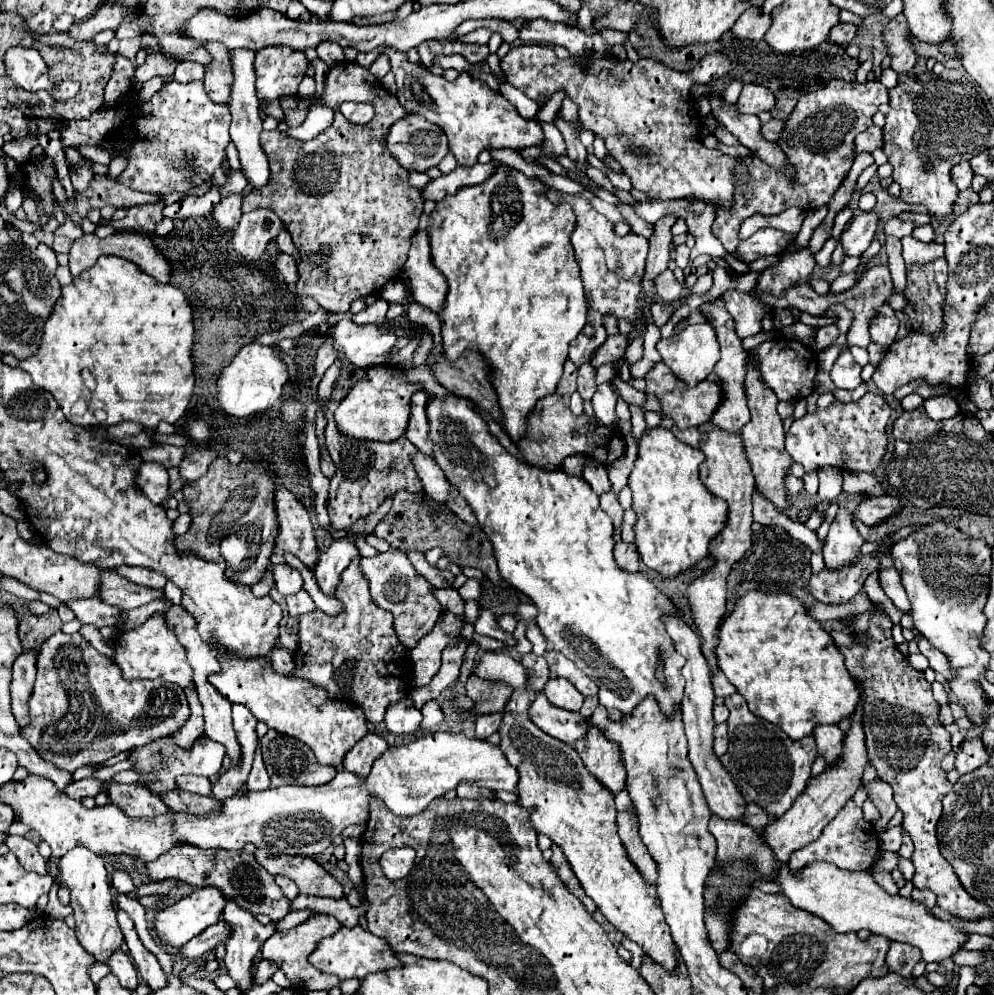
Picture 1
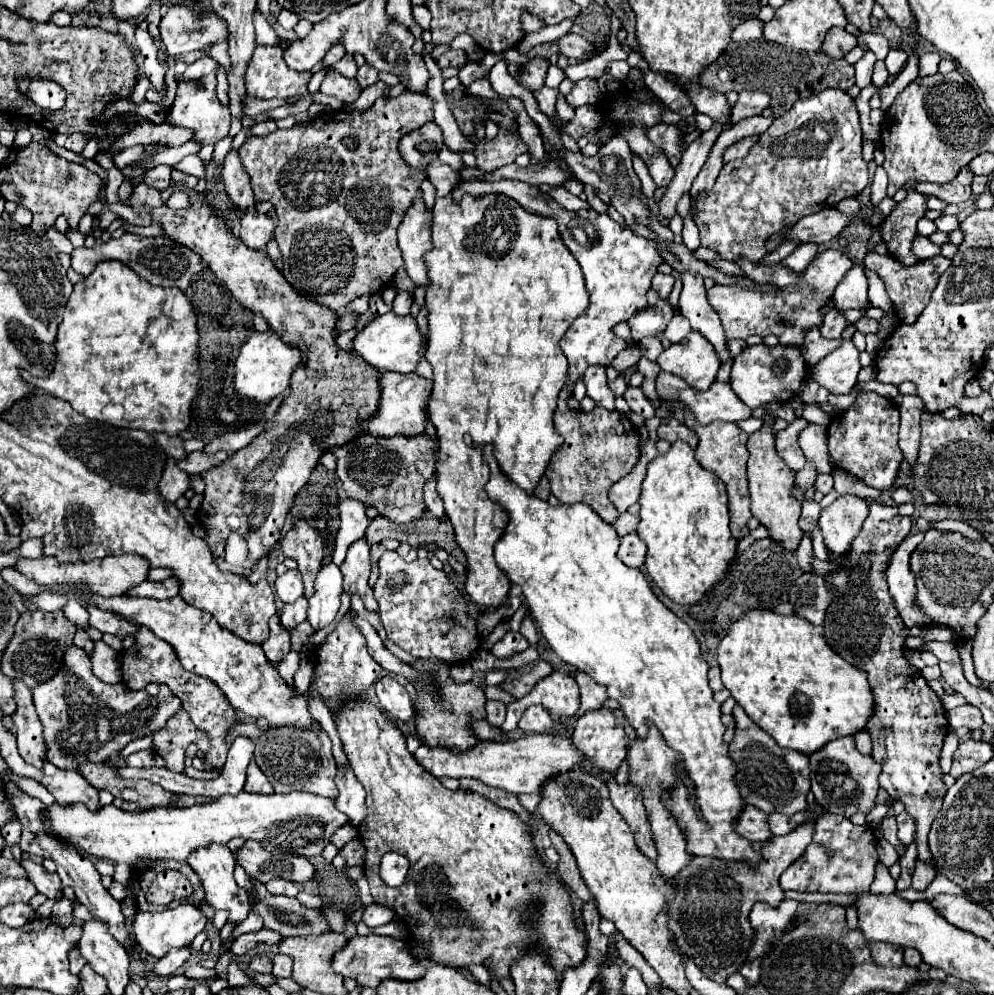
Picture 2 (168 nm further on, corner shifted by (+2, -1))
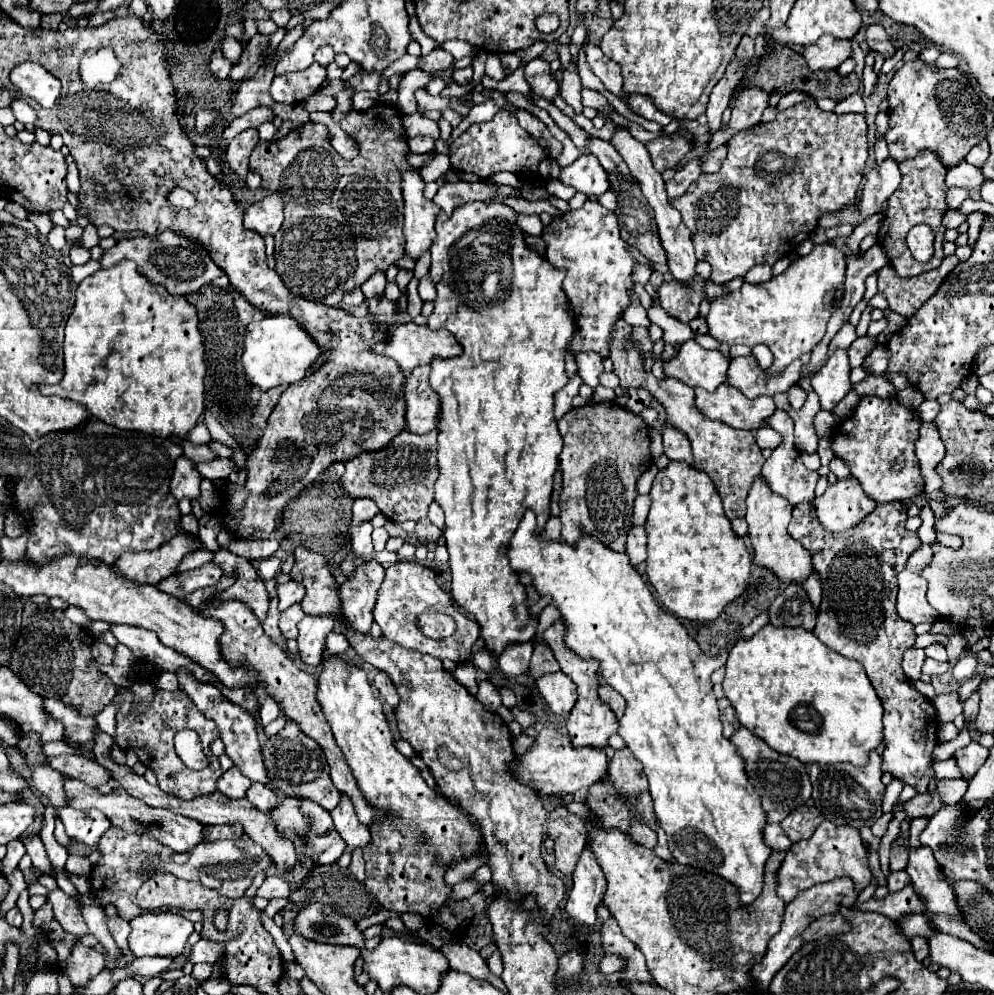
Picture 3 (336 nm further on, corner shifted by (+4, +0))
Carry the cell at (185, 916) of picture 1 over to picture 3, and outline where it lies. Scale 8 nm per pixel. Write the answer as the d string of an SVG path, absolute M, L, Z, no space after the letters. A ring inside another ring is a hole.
M140 914L132 922L128 948L136 958L142 956L168 956L176 958L184 952L194 924L176 914Z

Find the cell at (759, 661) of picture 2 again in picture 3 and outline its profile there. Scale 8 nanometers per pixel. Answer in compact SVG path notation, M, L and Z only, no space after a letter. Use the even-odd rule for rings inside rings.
M766 624L750 640L740 640L728 654L724 694L736 710L736 718L772 750L794 756L802 764L848 762L866 766L870 750L882 744L882 704L866 672L856 660L844 658L824 646L804 628L774 628Z

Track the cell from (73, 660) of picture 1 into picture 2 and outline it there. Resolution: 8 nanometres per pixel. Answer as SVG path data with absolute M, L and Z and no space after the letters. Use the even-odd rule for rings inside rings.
M68 645L68 649L64 651L64 665L60 667L60 673L56 673L52 681L36 685L32 689L32 695L36 713L44 725L48 761L60 769L74 769L74 771L76 765L80 765L80 761L108 761L114 751L122 751L130 741L152 735L156 729L160 729L160 725L164 725L164 721L168 721L168 717L172 717L172 713L176 713L176 709L182 707L180 699L170 693L168 685L150 683L144 689L130 691L126 689L124 683L110 685L100 681L92 673L90 655L76 645Z

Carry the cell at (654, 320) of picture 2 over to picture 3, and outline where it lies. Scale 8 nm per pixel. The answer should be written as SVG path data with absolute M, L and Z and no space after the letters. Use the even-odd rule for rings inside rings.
M700 276L692 280L690 286L678 284L678 280L664 282L658 288L660 306L676 320L688 324L698 316L698 306L702 300L716 300L718 296L726 296L728 290L722 284L714 284L710 280L702 280Z

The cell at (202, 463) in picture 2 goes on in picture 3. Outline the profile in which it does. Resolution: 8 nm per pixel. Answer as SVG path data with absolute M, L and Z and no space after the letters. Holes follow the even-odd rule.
M224 458L196 464L196 468L198 468L198 472L200 472L206 480L212 480L212 482L226 480L232 472L238 472L238 470L240 470L232 460L224 460Z

